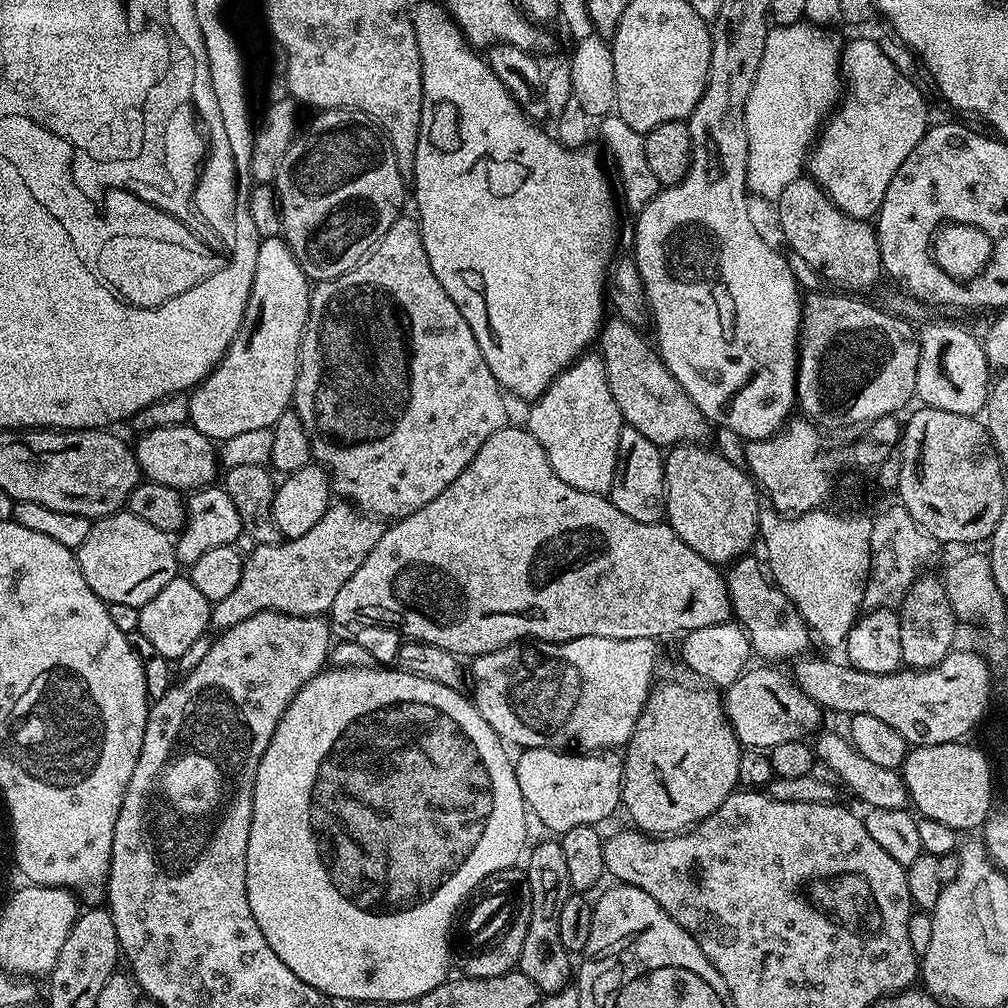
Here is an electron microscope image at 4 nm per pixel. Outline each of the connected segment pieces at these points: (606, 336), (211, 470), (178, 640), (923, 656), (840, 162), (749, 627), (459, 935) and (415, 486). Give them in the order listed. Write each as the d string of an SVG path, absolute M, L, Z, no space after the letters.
M615 314L609 315L600 325L598 354L604 359L606 382L610 382L610 394L614 394L614 402L618 402L621 421L627 427L636 428L638 434L646 434L650 442L659 444L664 450L689 442L707 441L710 436L710 421L701 414L698 406L694 406L690 394L686 394L686 390L678 386L674 374L670 374L670 370L660 361L660 353L656 351L653 341L649 337L647 340L644 334L641 329Z
M191 423L178 426L162 426L139 437L134 444L136 461L147 479L162 486L181 490L207 488L213 483L218 469L218 448L207 436L203 436Z
M177 574L173 580L166 582L150 602L140 607L139 631L152 643L168 661L175 662L179 656L190 650L190 645L209 631L212 622L212 604L194 586L187 575Z
M921 575L911 586L897 609L901 631L901 663L912 670L923 670L940 664L955 647L958 619L939 577Z
M854 38L843 45L840 55L841 79L844 95L829 120L821 127L821 131L809 158L806 168L820 188L829 197L836 196L834 203L859 220L873 219L878 213L877 204L852 204L852 188L886 188L894 178L899 166L922 137L930 124L928 120L928 104L915 84L913 77L898 70L887 57L883 45L870 38Z
M745 554L740 559L733 560L727 569L726 579L732 603L732 615L736 623L741 624L746 630L752 643L753 653L764 659L761 661L795 661L809 651L809 627L800 616L799 610L793 606L790 598L776 584L770 582L769 577L762 571L760 560L759 562L752 557L752 554Z
M513 866L495 872L484 879L475 890L465 898L456 911L450 929L450 952L460 963L465 977L501 976L513 971L520 963L522 942L526 942L526 926L530 926L530 886L528 873L523 867Z
M401 214L386 230L386 234L376 247L360 260L346 274L333 280L321 280L311 289L312 301L308 311L308 321L300 343L300 365L296 375L296 389L292 391L294 411L302 422L306 434L310 438L312 458L323 466L330 477L330 488L337 497L351 502L360 511L377 518L387 518L395 522L402 516L414 514L414 510L422 510L426 502L434 502L466 466L482 450L486 438L509 423L506 393L500 383L490 374L490 366L486 366L486 358L482 358L482 350L478 350L478 342L474 338L474 330L466 326L466 318L462 318L462 310L454 306L450 294L442 290L442 282L434 278L434 270L430 270L430 258L426 258L426 246L422 242L420 221L415 215Z

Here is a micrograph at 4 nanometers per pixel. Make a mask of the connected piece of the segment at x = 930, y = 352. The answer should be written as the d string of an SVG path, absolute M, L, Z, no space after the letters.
M928 324L919 329L920 357L916 375L916 396L921 405L938 410L950 410L950 414L979 417L984 411L984 403L990 387L990 369L986 362L984 345L964 328L956 324Z

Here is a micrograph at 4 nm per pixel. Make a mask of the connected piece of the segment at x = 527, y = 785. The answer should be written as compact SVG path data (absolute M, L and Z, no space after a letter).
M526 748L515 757L514 763L516 765L516 777L518 778L518 790L522 790L522 798L531 815L540 819L540 824L544 828L549 828L549 833L563 834L566 830L574 830L574 826L586 826L591 824L593 826L603 825L603 820L607 816L612 816L621 807L622 801L620 799L620 787L624 785L624 762L623 759L615 751L608 750L603 754L577 754L572 750L561 750L559 748Z

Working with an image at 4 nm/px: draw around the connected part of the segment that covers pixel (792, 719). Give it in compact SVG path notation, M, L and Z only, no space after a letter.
M776 666L749 667L723 693L724 713L745 749L770 750L782 742L804 740L821 731L822 709L796 685L791 675L783 676Z

